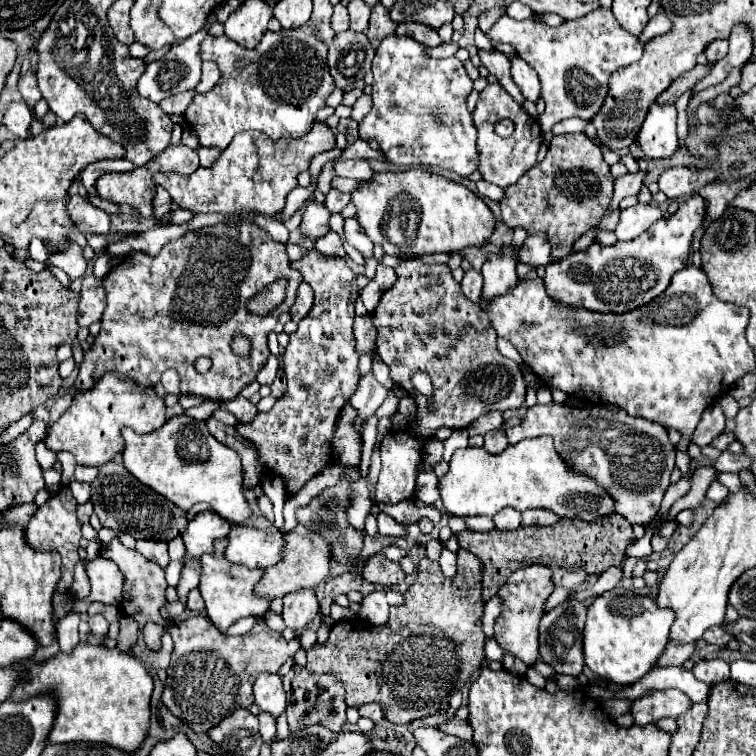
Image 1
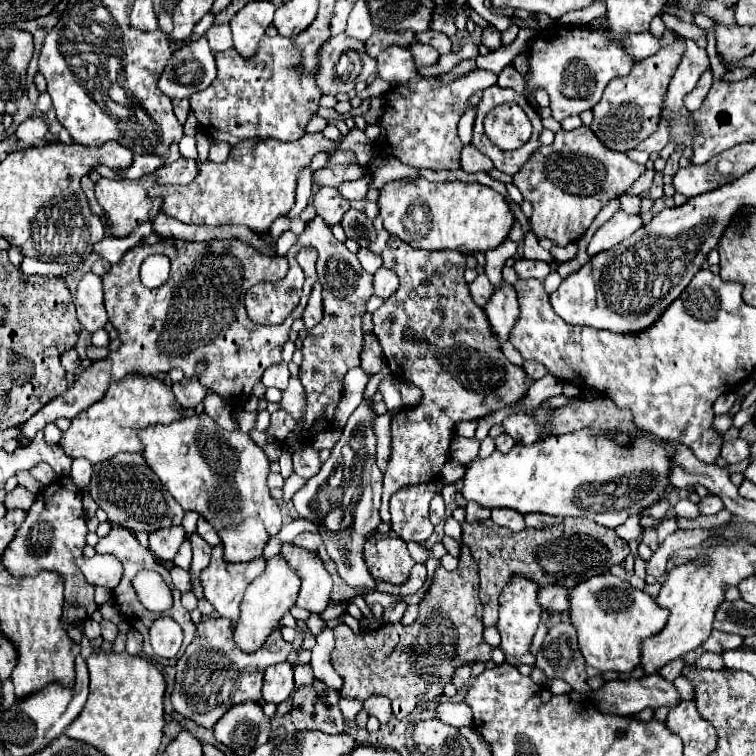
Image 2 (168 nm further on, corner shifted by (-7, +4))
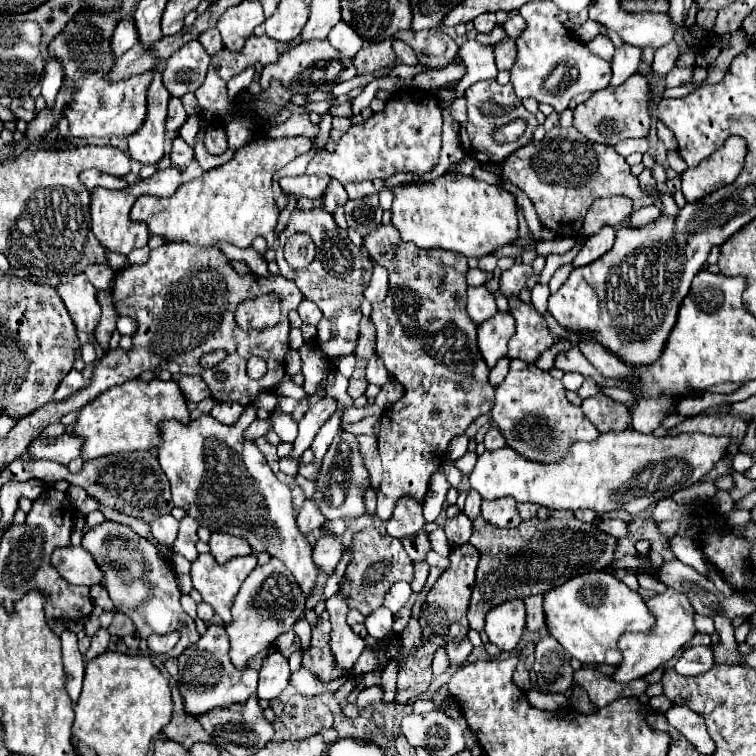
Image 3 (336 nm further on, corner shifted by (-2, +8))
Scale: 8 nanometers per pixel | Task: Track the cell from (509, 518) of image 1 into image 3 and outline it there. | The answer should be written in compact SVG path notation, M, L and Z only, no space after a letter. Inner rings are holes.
M484 500L482 516L486 518L486 522L496 524L498 528L516 528L522 522L514 500L494 500L494 502Z

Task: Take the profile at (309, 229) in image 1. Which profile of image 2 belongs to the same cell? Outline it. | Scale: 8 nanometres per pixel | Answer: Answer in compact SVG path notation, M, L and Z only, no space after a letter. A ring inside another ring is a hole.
M319 188L313 202L315 202L317 214L323 216L325 224L329 226L339 224L343 214L349 210L349 202L343 200L343 196L339 196L337 188Z

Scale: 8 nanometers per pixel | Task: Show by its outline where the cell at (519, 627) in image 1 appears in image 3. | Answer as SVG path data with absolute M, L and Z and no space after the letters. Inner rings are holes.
M512 598L486 614L486 634L500 650L510 652L518 646L526 628L526 608L522 598Z

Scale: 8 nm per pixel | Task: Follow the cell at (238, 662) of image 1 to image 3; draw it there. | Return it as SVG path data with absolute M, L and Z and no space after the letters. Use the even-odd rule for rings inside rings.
M210 624L206 634L200 636L196 644L186 648L182 656L178 656L178 690L184 698L184 712L190 716L200 716L206 714L218 706L230 706L234 702L246 702L252 694L256 694L256 684L258 684L258 672L262 666L262 660L270 654L270 650L262 650L258 656L254 656L244 670L236 668L230 662L230 640L226 636L224 624ZM186 692L196 692L198 698L184 696Z

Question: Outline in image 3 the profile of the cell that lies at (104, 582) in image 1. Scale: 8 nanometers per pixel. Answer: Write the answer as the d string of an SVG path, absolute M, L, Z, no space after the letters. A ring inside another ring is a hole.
M82 546L74 548L58 548L52 556L54 568L70 582L70 584L84 584L84 586L94 586L104 580L104 574L100 566L96 564L94 556L90 556L88 550Z

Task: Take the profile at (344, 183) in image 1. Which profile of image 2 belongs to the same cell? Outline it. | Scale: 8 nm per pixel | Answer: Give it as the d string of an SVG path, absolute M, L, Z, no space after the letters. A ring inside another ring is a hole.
M381 156L381 160L375 160L371 172L373 172L371 188L383 188L387 182L393 182L393 180L419 178L419 172L415 168L399 164L397 160L393 160L393 156Z

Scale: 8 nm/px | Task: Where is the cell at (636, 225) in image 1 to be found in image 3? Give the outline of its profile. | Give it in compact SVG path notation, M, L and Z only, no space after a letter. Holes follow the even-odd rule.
M606 224L606 226L602 226L602 230L600 230L598 234L590 236L590 238L586 240L586 244L582 246L582 250L578 252L576 260L572 262L574 268L584 266L584 264L590 264L590 262L594 262L596 258L600 258L606 250L610 250L612 244L614 244L614 234L616 234L616 228L610 226L610 224Z

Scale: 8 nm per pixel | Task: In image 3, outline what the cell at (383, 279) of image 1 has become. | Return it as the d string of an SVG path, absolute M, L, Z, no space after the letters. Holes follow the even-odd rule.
M376 264L374 272L372 272L372 280L370 280L368 288L364 290L364 296L370 302L380 302L386 298L386 292L388 292L388 272L386 272L386 268Z

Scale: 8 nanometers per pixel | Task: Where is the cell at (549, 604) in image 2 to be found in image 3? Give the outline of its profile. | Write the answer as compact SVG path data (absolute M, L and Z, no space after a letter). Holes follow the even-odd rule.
M536 594L536 596L526 596L524 598L526 604L526 628L528 630L538 630L544 626L546 622L546 614L544 614L544 596Z

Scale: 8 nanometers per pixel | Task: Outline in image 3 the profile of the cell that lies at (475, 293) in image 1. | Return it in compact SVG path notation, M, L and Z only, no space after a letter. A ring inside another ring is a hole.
M468 286L468 314L470 318L480 324L494 316L496 312L496 302L494 296L488 292L488 288L482 286Z

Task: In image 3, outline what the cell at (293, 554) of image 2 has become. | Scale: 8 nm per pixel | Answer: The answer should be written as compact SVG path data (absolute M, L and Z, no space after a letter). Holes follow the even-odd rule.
M248 406L236 426L224 426L210 414L202 414L188 424L166 420L158 426L162 438L158 462L170 480L174 506L186 510L188 516L212 532L242 536L254 552L266 550L280 558L308 598L314 594L318 578L312 560L314 548L296 526L290 488L274 476L258 446L242 436L254 418L256 408Z

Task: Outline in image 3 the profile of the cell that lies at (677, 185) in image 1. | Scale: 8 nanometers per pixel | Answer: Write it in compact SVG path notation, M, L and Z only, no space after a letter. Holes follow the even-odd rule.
M730 136L716 152L712 152L698 166L688 168L680 174L682 194L688 202L700 200L702 196L734 182L746 160L748 142L740 136Z

